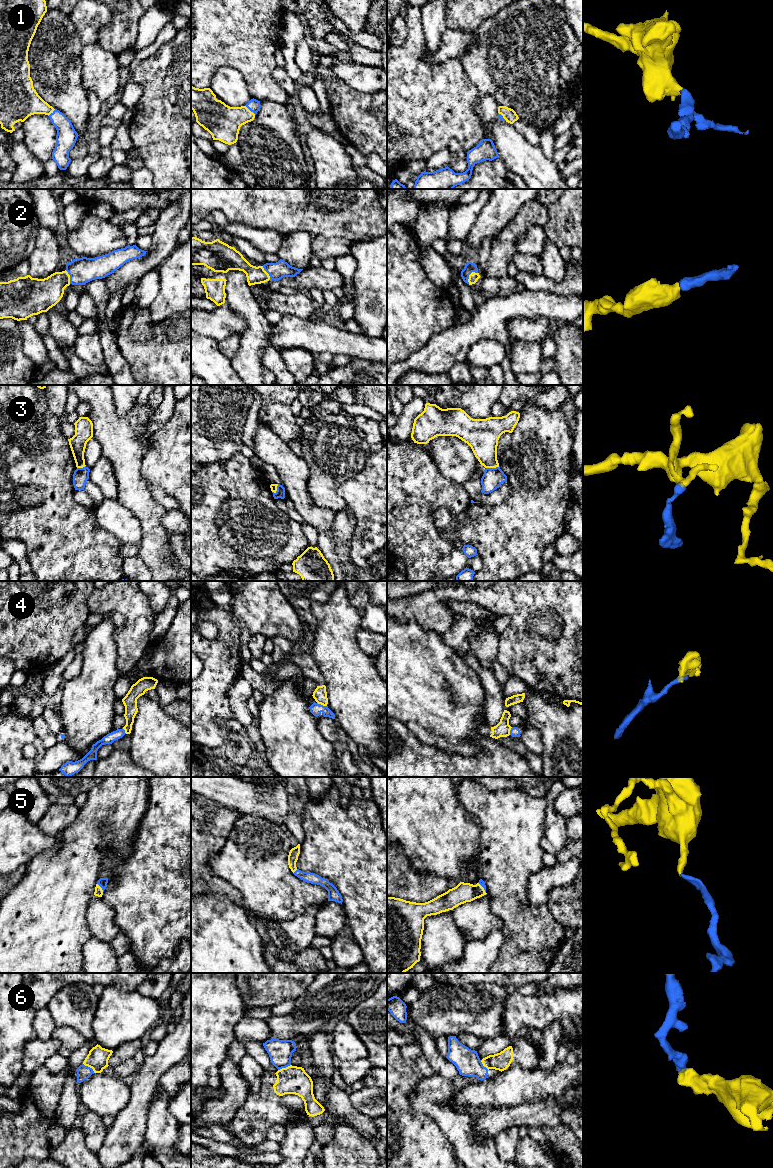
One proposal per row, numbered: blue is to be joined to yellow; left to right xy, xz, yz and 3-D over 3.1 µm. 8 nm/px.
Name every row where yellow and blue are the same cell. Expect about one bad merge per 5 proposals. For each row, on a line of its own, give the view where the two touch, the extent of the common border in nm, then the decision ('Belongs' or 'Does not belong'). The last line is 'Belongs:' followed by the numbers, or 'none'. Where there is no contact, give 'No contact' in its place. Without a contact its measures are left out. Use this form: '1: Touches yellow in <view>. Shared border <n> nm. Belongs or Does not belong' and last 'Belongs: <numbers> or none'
1: Touches yellow in xz. Shared border 120 nm. Belongs
2: Touches yellow in yz. Shared border 120 nm. Belongs
3: Touches yellow in yz. Shared border 110 nm. Does not belong
4: Touches yellow in xz. Shared border 90 nm. Does not belong
5: Touches yellow in xy. Shared border 90 nm. Belongs
6: Touches yellow in xy. Shared border 120 nm. Does not belong
Belongs: 1, 2, 5

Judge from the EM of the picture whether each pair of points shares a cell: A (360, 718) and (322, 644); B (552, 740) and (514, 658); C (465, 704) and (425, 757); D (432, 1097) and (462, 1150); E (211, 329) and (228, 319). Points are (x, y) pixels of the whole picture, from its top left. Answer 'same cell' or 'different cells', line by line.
A: same cell
B: different cells
C: different cells
D: same cell
E: same cell

